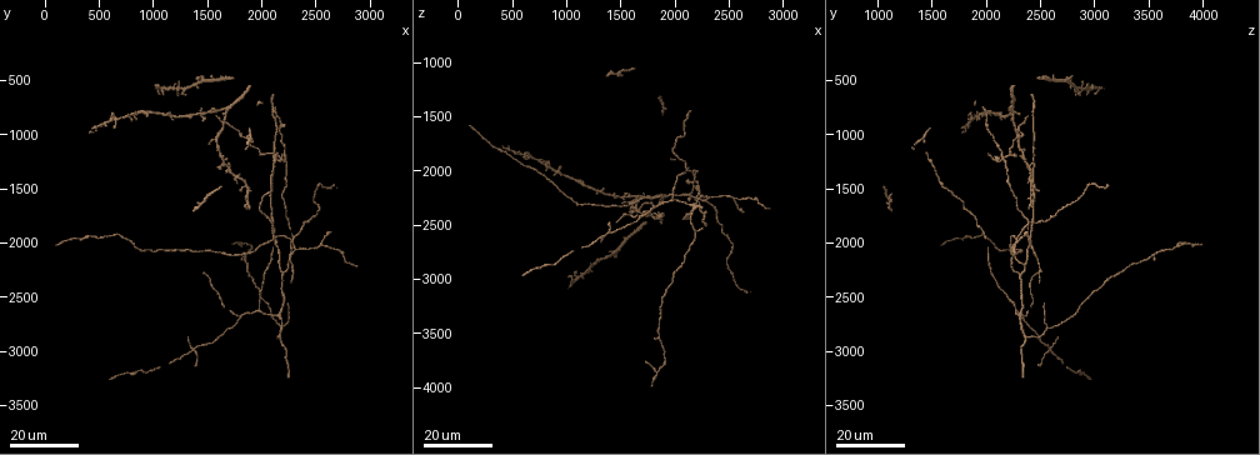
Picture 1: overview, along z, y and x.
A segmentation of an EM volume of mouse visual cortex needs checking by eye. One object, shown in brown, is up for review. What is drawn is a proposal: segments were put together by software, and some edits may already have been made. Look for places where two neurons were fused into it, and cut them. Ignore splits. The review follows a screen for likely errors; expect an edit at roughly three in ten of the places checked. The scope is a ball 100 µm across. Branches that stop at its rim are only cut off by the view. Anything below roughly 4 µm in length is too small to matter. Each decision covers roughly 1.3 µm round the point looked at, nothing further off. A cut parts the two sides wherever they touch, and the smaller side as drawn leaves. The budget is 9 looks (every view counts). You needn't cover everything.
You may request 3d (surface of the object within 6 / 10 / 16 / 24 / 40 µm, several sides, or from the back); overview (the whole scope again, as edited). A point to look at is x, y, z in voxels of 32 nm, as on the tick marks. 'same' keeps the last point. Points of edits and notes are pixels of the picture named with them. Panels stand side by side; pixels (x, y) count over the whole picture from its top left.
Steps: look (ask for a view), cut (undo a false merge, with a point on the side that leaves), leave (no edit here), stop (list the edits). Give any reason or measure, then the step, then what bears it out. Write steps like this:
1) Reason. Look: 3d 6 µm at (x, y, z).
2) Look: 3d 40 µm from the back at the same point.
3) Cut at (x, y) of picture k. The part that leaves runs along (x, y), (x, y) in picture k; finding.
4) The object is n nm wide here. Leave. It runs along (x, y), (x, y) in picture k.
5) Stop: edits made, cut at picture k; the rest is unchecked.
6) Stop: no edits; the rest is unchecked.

Look: 3d 24 µm at (2540, 2000, 2240).

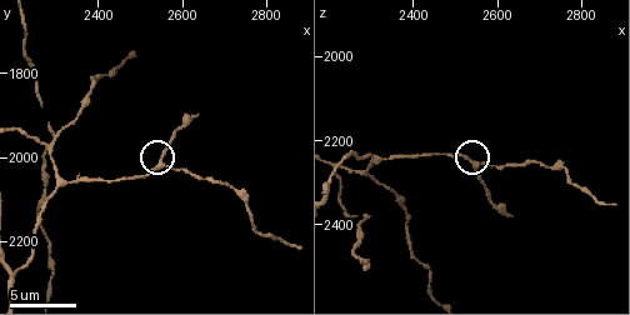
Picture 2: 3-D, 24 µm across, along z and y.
Zoom in. Look: 3d 10 µm at (2555, 2020, 2260).

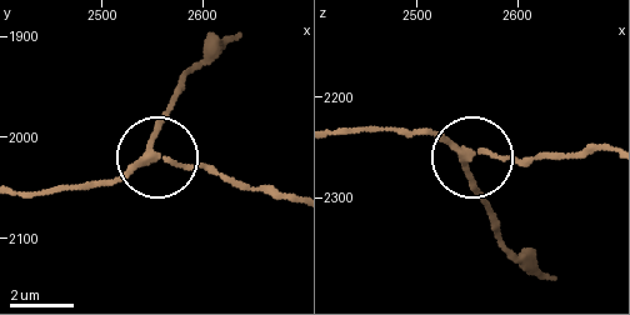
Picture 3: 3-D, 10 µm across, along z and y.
3 arms meet here. Leave. It runs along (340, 135), (396, 126), (445, 138), (466, 159), (485, 213) in picture 3; continuous, no second neuron.

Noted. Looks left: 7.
Three arms meet. Look: 3d 10 µm at (2280, 1970, 2275).

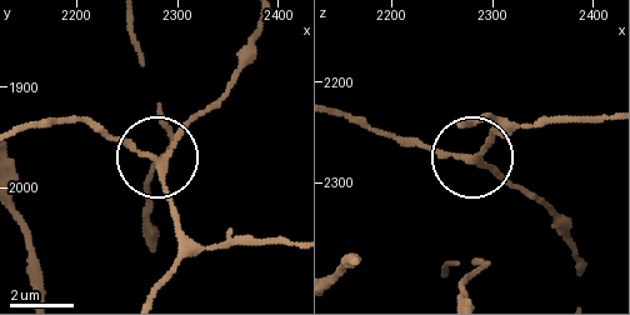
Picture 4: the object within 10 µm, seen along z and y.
From behind. Look: 3d 10 µm from the back at (2280, 1976, 2280).

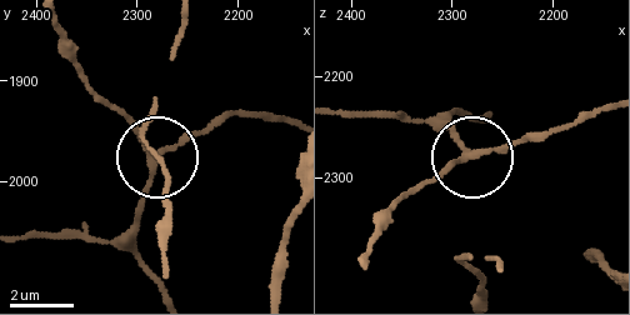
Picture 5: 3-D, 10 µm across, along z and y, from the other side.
The side arm is 89 µm long; 3 arms meet here. Leave. One neuron here.

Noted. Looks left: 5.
Side arm on a straight run. Look: 3d 24 µm at (2200, 1220, 2180).

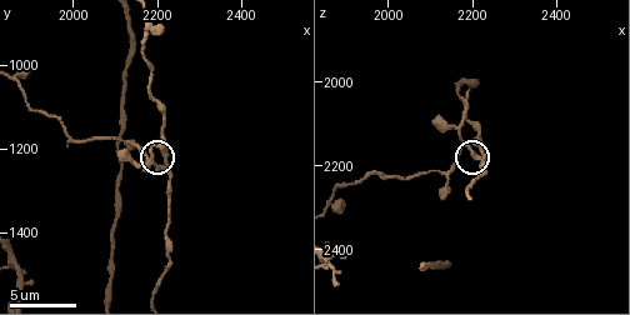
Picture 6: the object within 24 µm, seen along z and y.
Closer look. Look: 3d 10 µm at (2205, 1245, 2175).

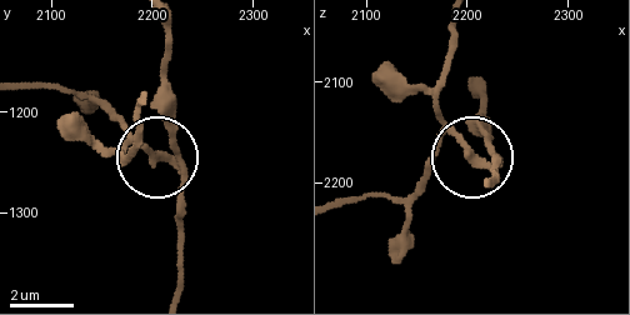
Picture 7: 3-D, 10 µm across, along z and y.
Cut at (146, 151) of picture 7. A second neuron is stuck on.

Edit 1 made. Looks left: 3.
Redraw. Look: overview.

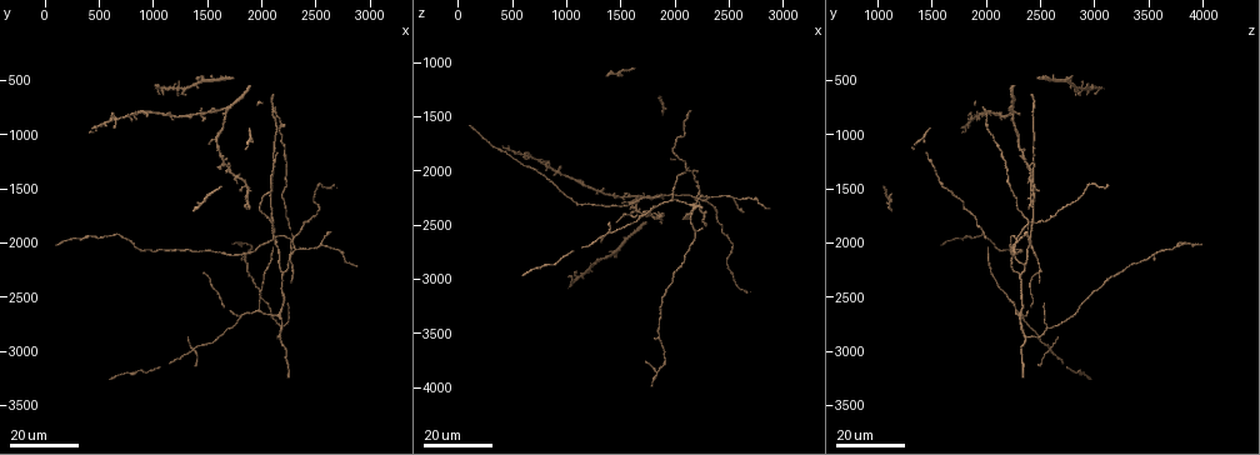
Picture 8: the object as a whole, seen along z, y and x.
A fork. Look: 3d 16 µm at (2180, 2860, 2380).

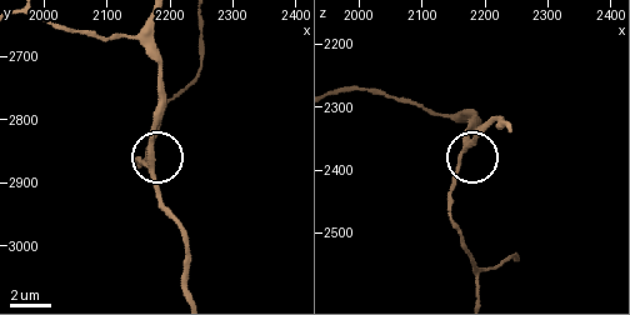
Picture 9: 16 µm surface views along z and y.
Zoom in. Look: 3d 6 µm at (2170, 2875, 2365).

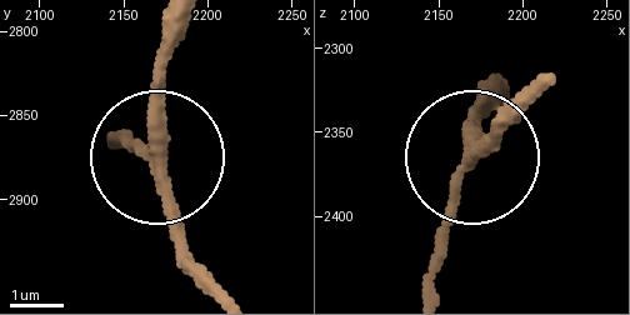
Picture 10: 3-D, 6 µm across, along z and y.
3 arms meet here. Leave. It runs along (495, 78), (469, 159), (531, 96) in picture 10; continuous, no second neuron.

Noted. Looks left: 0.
Stop: edits made, cut at picture 7; the rest is unchecked.

